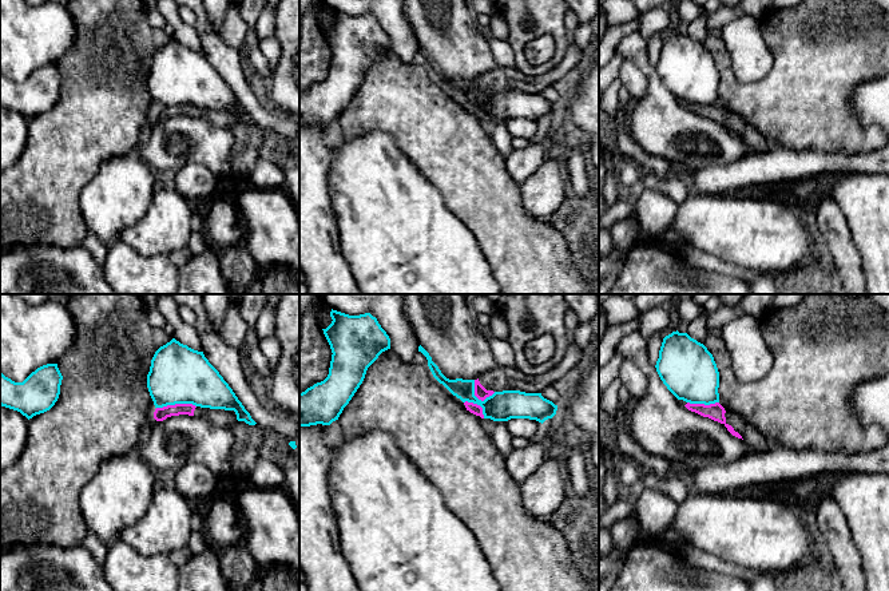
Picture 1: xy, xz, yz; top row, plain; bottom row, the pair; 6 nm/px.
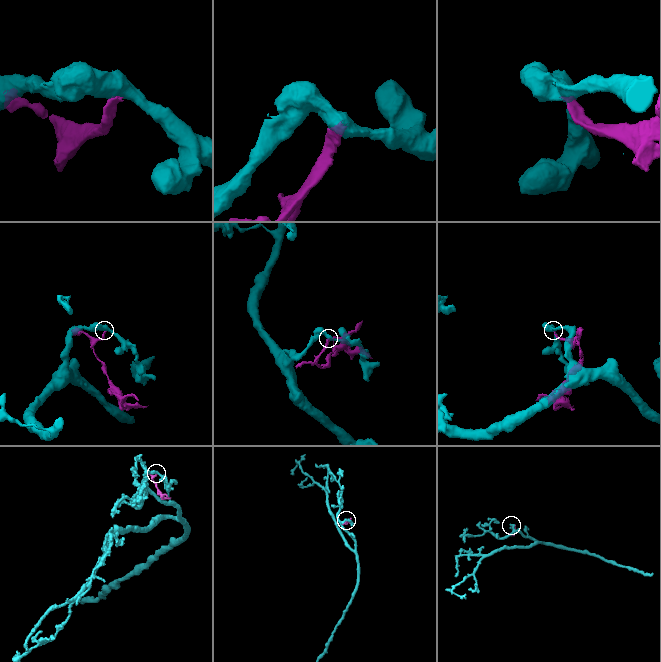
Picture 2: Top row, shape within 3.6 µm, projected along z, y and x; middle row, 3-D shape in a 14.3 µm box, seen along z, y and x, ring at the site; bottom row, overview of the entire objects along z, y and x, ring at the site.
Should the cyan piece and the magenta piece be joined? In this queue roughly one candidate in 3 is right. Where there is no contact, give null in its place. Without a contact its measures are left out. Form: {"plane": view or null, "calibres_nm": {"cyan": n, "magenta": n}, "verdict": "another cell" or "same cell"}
{"plane": "xy", "calibres_nm": {"cyan": 360, "magenta": 80}, "verdict": "another cell"}

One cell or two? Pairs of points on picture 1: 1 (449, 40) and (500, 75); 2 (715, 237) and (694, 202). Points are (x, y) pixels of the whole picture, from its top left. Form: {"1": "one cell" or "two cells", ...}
{"1": "two cells", "2": "one cell"}

